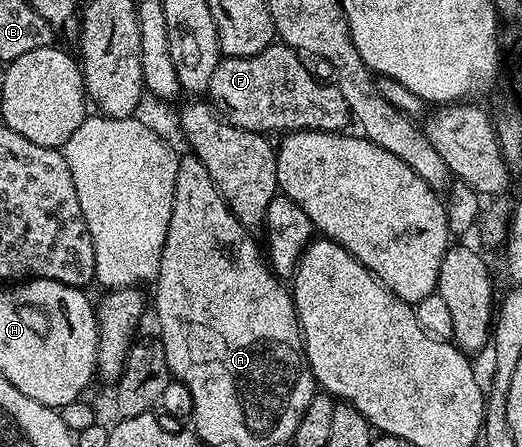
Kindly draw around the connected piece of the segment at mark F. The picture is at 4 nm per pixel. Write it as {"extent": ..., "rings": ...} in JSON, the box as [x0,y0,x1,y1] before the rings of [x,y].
{"extent":[206,43,353,135],"rings":[[[273,43],[265,51],[252,57],[223,57],[209,79],[206,96],[216,113],[222,115],[231,124],[248,129],[254,133],[272,135],[297,129],[320,129],[326,133],[341,133],[352,124],[353,118],[341,91],[334,83],[327,85],[318,81],[307,70],[308,62],[296,50],[282,43]]]}

